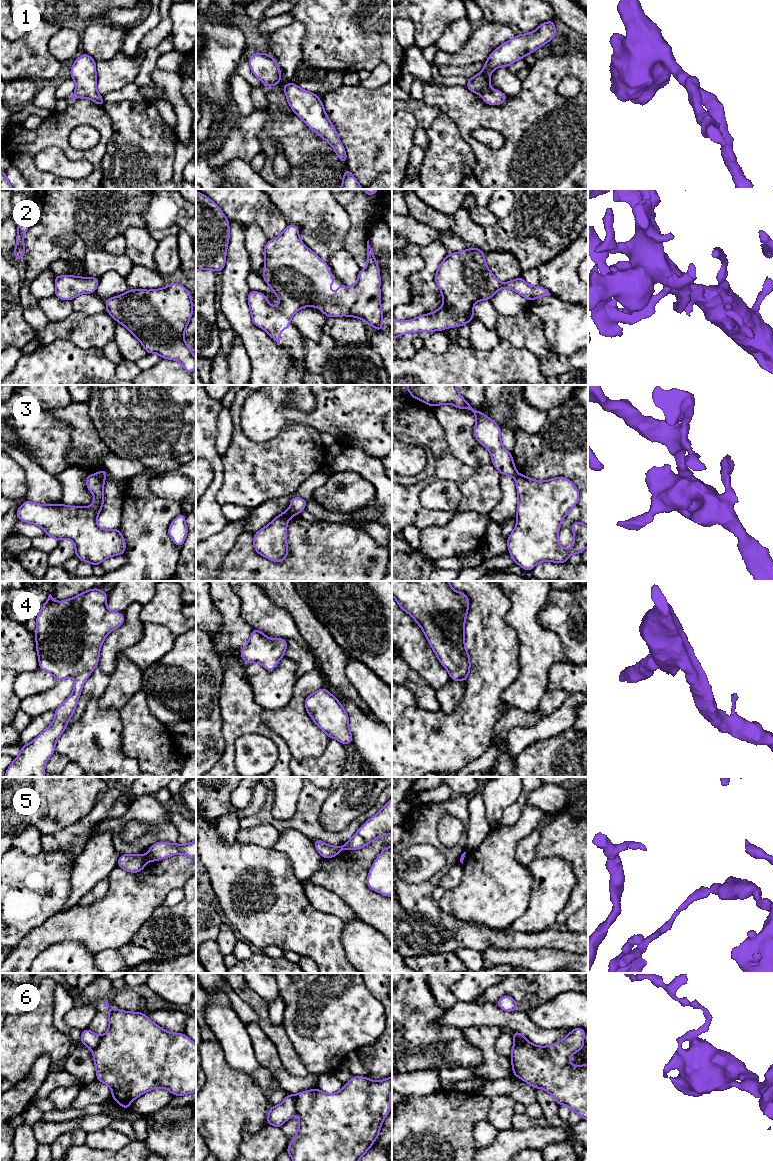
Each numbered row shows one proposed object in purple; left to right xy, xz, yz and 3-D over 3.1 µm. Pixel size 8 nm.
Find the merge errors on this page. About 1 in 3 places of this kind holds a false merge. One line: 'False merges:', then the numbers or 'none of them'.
False merges: 3, 5

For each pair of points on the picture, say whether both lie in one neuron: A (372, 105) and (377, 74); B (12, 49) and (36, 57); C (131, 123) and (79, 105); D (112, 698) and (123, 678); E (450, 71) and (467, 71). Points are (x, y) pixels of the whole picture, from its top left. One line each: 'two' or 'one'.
A: two
B: one
C: two
D: one
E: one

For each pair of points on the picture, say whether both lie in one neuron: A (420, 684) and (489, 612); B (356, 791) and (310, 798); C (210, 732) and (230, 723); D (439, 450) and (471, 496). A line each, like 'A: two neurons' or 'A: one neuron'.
A: two neurons
B: two neurons
C: two neurons
D: one neuron

